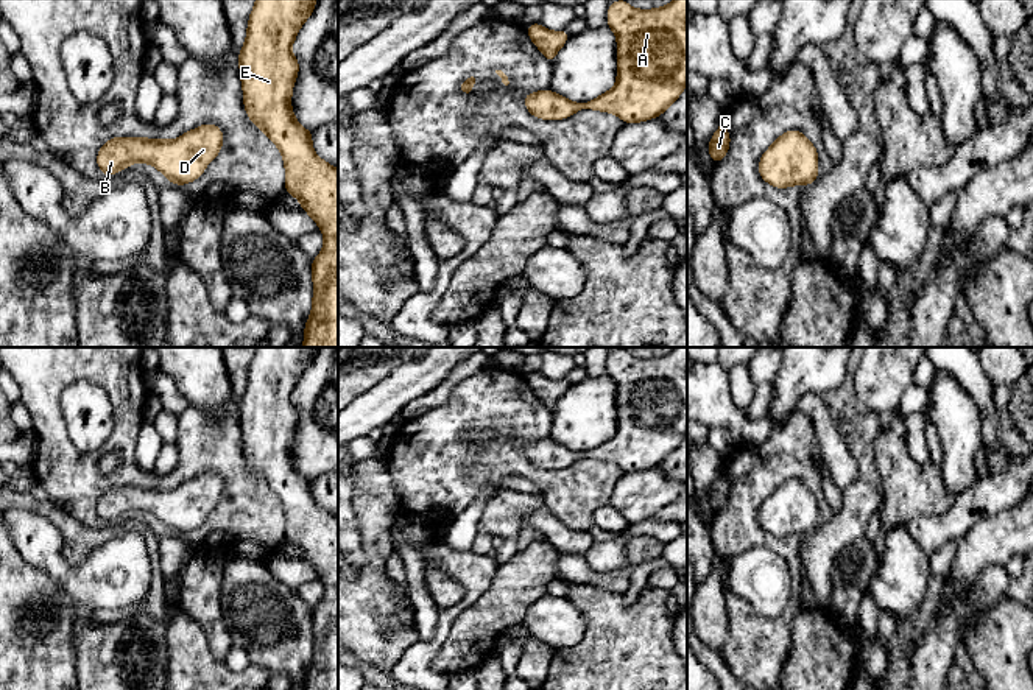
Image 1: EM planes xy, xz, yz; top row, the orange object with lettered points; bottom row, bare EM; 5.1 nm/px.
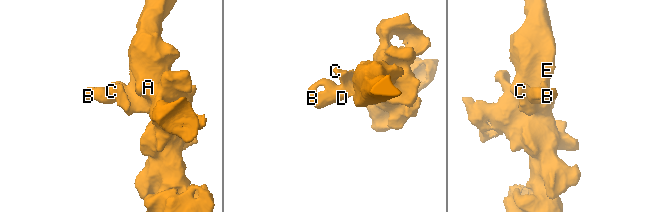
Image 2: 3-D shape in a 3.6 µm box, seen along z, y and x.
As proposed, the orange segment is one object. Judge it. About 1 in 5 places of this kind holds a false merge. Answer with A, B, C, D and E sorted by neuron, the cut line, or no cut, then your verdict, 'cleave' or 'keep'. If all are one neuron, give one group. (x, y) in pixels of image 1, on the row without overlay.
groups A B C D E; cut none; keep

